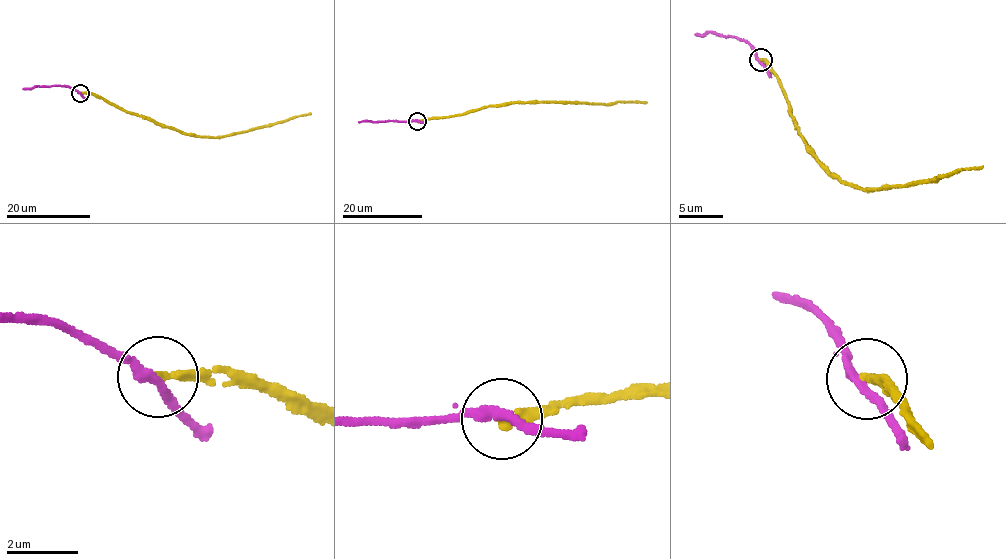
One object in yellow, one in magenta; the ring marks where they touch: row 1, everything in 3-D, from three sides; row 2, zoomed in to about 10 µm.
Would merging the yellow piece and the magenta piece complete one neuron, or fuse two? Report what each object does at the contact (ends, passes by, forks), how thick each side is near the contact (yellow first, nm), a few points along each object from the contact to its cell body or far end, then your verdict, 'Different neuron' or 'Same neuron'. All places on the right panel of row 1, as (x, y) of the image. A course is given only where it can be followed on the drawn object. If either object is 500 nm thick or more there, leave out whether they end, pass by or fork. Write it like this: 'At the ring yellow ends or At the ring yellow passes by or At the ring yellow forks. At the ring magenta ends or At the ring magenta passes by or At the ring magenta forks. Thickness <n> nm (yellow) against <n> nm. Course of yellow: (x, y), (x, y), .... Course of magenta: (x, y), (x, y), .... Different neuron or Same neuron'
At the ring yellow ends. At the ring magenta passes by. Thickness 260 nm (yellow) against 240 nm. Course of yellow: (760, 60), (778, 75), (789, 111), (810, 152), (843, 182), (897, 188), (983, 166). Course of magenta: (760, 60), (747, 42), (738, 38), (695, 33). Different neuron

